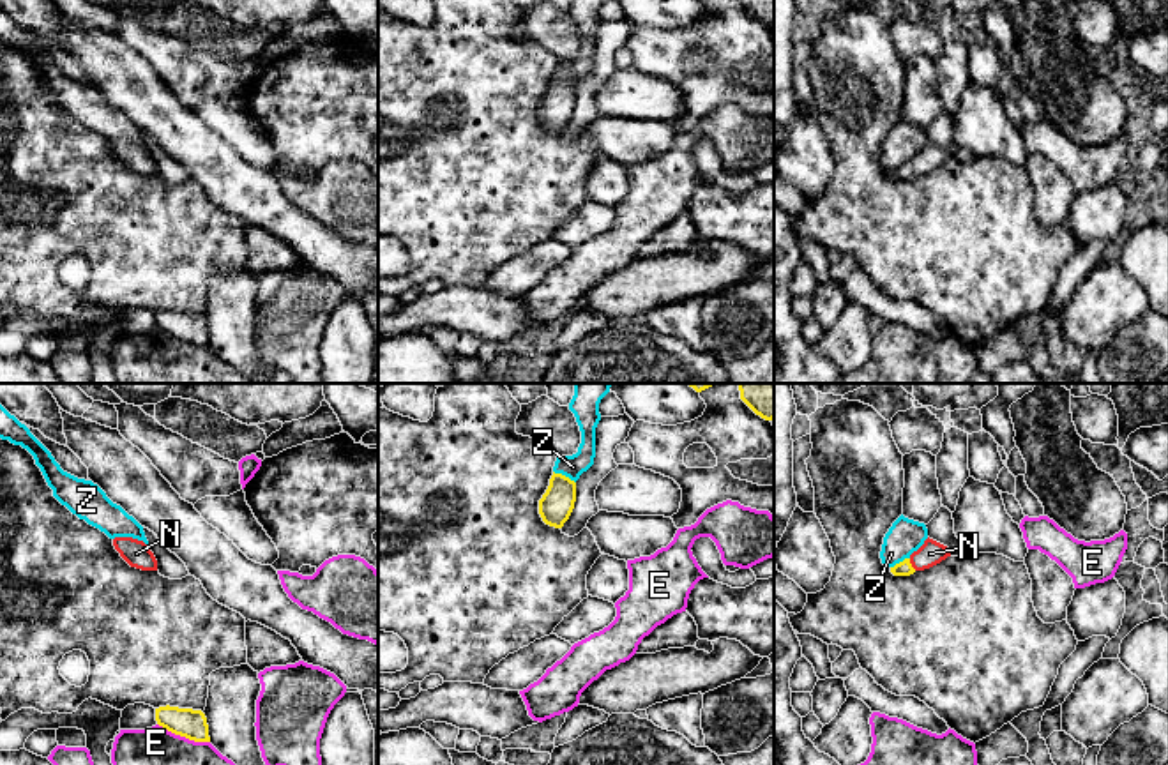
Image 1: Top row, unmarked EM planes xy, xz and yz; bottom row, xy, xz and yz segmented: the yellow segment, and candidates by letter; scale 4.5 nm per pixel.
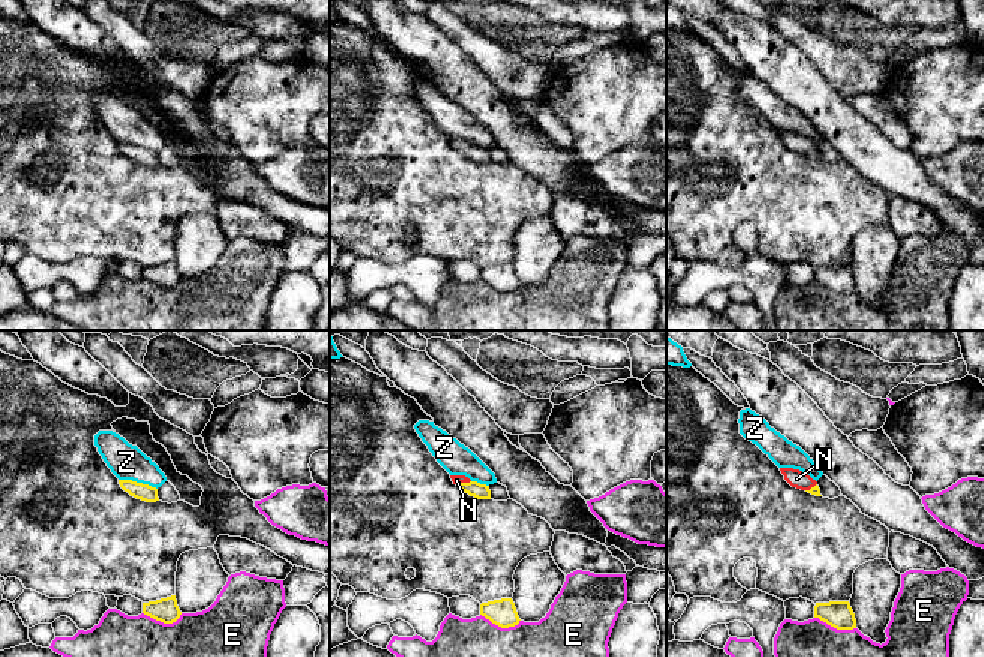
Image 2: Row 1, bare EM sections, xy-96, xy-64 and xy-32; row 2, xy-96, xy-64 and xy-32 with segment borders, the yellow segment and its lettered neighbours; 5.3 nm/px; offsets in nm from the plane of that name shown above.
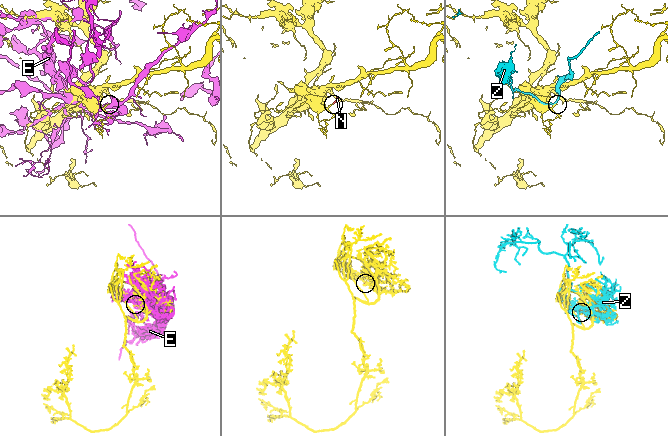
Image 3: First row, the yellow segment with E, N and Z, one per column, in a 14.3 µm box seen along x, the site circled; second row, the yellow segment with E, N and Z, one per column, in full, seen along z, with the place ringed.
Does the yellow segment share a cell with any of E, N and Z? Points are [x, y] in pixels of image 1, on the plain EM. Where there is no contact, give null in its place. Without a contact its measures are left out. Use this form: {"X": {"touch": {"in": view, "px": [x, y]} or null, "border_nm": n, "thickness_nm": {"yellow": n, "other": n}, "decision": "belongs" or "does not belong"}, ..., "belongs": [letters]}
{"E": {"touch": {"in": "xy", "px": [184, 340]}, "border_nm": 260, "thickness_nm": {"yellow": 130, "other": 420}, "decision": "does not belong"}, "N": {"touch": {"in": "yz", "px": [910, 168]}, "border_nm": 70, "thickness_nm": {"yellow": 70, "other": 110}, "decision": "belongs"}, "Z": {"touch": {"in": "xz", "px": [564, 80]}, "border_nm": 120, "thickness_nm": {"yellow": 150, "other": 100}, "decision": "does not belong"}, "belongs": ["N"]}

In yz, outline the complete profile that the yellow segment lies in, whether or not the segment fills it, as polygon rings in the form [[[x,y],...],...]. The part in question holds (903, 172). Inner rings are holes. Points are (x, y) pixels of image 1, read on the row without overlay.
[[[928,141],[917,155],[891,171],[891,177],[894,180],[910,180],[915,175],[924,175],[940,168],[947,161],[951,161],[949,152]]]

